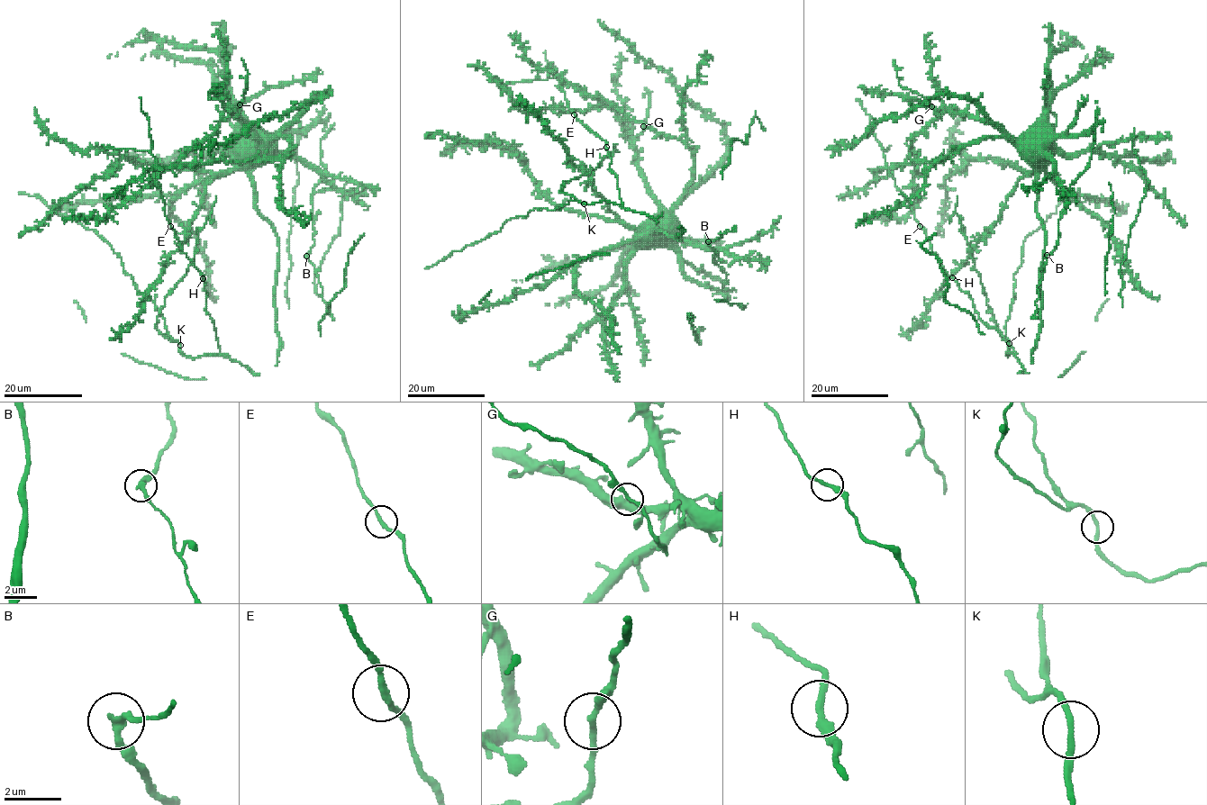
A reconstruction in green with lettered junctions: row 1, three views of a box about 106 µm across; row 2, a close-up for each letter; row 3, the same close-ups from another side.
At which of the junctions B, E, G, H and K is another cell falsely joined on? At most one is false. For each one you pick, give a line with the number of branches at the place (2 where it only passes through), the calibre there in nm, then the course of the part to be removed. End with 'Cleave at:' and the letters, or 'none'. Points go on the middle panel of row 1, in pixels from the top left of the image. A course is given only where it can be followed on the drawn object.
Cleave at: none

